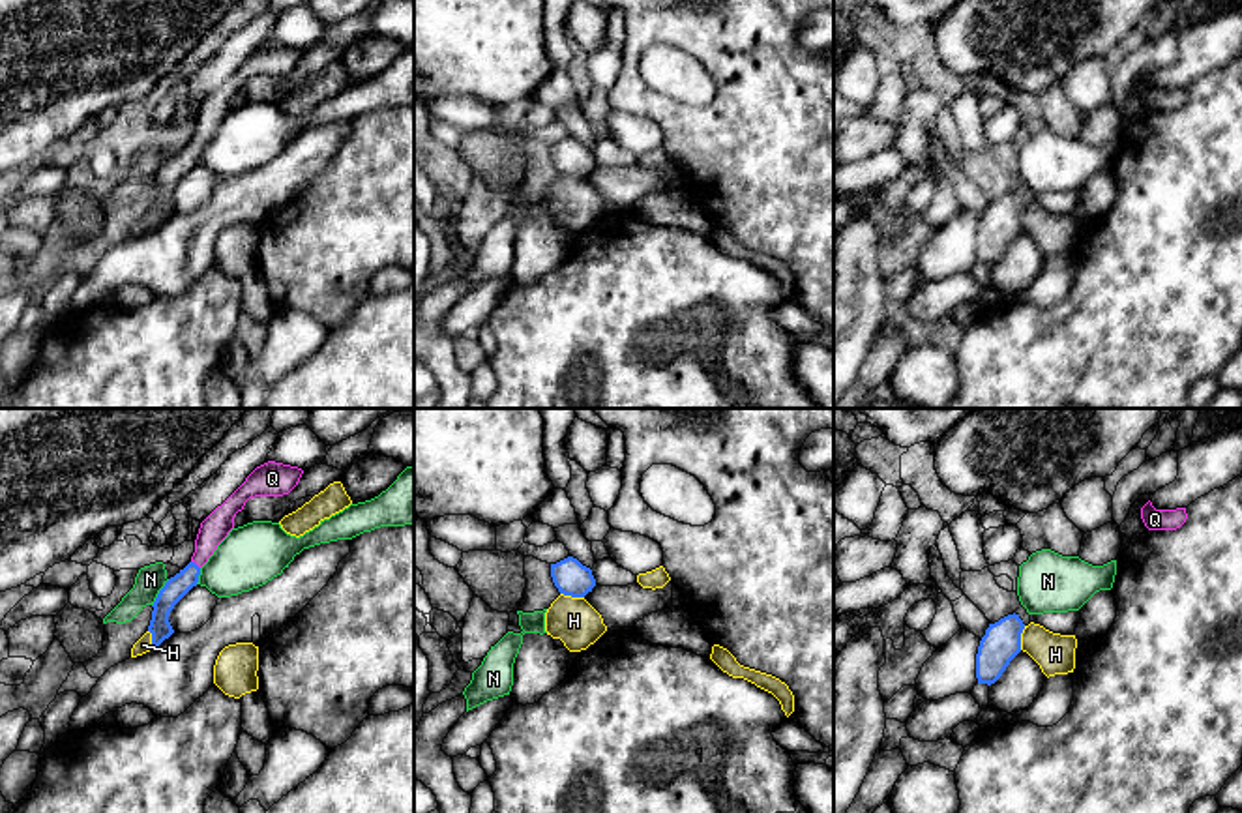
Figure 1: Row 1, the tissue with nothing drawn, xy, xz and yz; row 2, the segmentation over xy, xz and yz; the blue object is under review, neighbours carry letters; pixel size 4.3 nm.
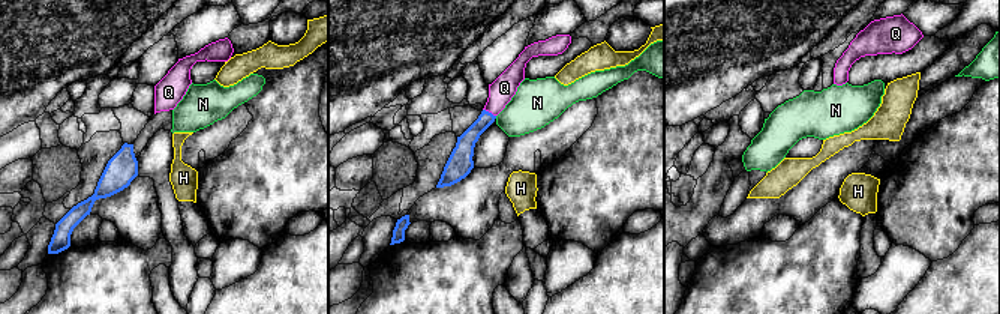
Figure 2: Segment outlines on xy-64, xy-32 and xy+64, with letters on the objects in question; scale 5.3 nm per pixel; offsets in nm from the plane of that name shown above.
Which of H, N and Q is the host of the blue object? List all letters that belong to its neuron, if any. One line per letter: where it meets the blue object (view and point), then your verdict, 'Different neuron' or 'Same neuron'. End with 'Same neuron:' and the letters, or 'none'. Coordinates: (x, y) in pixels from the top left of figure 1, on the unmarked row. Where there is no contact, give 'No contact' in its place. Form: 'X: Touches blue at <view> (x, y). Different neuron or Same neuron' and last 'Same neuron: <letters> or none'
H: Touches blue at xz (572, 177). Different neuron
N: Touches blue at xy (160, 173). Different neuron
Q: Touches blue at xy (195, 145). Same neuron
Same neuron: Q

